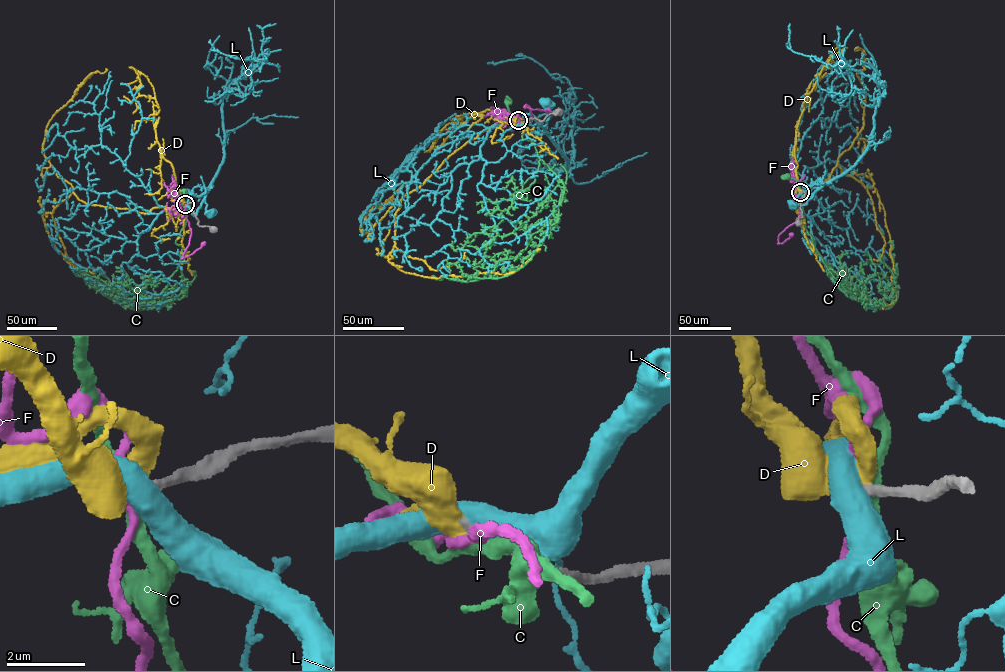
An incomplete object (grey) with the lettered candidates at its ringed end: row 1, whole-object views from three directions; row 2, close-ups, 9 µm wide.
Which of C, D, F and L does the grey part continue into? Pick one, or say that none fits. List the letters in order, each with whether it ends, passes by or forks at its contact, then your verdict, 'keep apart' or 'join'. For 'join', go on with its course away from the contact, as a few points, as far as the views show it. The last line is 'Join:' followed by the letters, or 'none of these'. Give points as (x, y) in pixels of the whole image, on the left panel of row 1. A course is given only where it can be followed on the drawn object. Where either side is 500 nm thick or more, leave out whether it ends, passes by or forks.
C: it passes by; keep apart
D: it passes by; join; it runs (185, 204), (145, 213), (87, 204), (72, 192), (42, 215), (50, 240), (68, 262), (119, 303), (148, 309)
F: it passes by; keep apart
L: keep apart
Join: D

